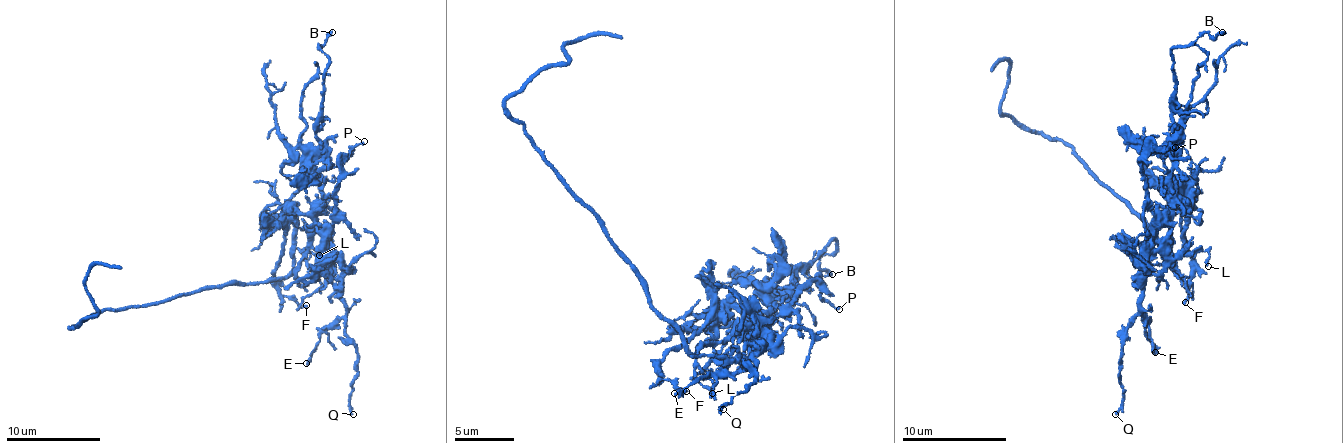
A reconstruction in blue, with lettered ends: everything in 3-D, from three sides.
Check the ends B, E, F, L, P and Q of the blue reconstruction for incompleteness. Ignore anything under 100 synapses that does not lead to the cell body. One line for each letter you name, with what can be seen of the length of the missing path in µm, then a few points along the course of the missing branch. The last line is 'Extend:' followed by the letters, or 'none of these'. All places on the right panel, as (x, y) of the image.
Extend: none of these

